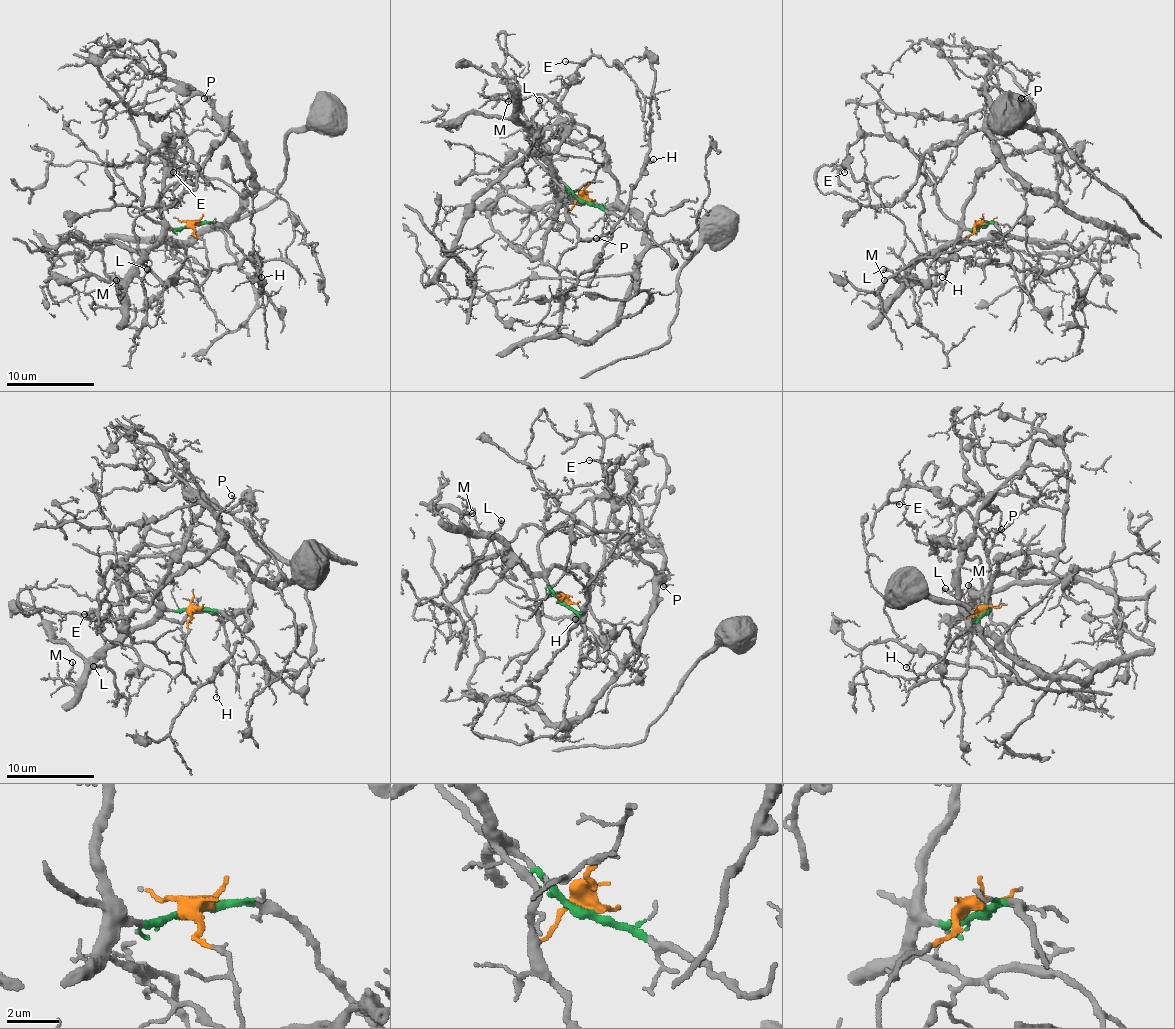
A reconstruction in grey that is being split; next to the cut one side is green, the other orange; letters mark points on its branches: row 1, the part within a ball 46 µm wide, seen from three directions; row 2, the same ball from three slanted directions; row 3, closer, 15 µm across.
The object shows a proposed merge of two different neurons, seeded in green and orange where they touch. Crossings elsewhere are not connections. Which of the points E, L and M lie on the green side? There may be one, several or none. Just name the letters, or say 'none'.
E, L, M

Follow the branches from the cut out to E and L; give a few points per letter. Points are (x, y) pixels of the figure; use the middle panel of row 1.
E: (584, 201), (555, 179), (535, 159), (533, 152), (539, 137), (557, 117), (561, 95), (584, 64), (566, 62)
L: (584, 201), (564, 183), (528, 130), (533, 115), (539, 108), (539, 99)

